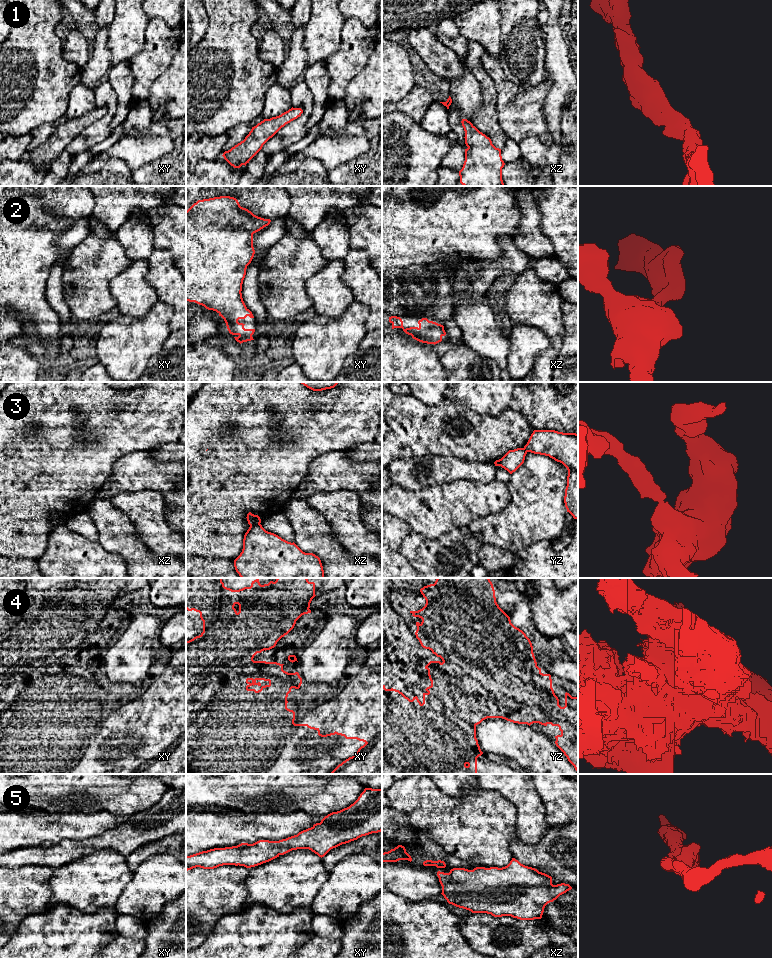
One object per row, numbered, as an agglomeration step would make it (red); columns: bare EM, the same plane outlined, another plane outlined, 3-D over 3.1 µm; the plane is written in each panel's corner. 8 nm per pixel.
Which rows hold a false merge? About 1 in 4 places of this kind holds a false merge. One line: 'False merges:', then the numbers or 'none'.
False merges: 3, 4

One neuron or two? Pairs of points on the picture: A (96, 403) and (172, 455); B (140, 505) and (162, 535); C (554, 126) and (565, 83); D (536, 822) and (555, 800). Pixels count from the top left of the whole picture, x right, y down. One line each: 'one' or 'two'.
A: two
B: one
C: one
D: two

